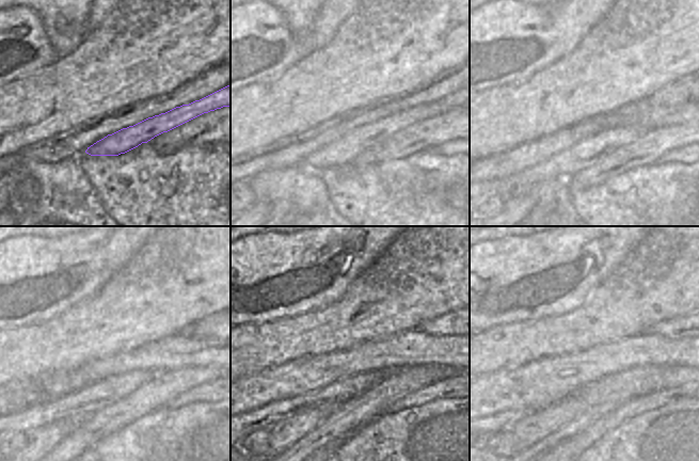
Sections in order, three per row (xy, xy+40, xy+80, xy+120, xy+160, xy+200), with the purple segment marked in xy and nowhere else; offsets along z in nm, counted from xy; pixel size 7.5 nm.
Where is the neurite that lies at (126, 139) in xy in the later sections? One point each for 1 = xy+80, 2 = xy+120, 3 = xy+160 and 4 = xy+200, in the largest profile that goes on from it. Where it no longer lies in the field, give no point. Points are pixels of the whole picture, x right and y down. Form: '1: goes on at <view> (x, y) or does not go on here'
1: goes on at xy+80 (586, 152)
2: goes on at xy+120 (83, 402)
3: goes on at xy+160 (266, 417)
4: goes on at xy+200 (506, 419)

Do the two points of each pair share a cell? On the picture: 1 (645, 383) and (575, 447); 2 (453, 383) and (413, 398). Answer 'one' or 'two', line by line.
1: two
2: one

